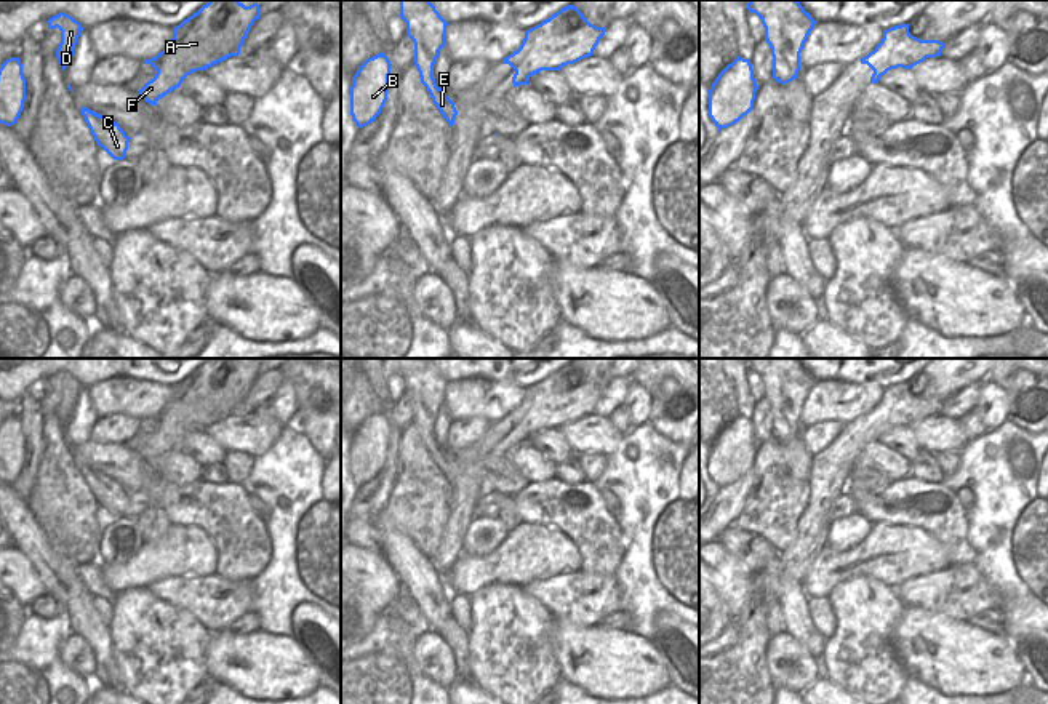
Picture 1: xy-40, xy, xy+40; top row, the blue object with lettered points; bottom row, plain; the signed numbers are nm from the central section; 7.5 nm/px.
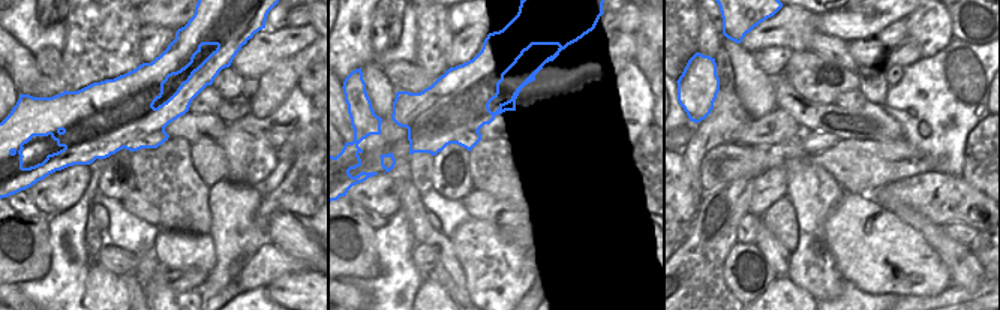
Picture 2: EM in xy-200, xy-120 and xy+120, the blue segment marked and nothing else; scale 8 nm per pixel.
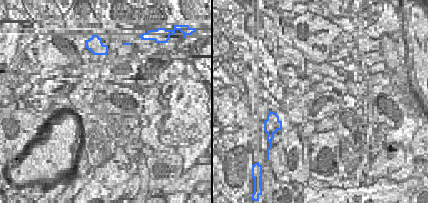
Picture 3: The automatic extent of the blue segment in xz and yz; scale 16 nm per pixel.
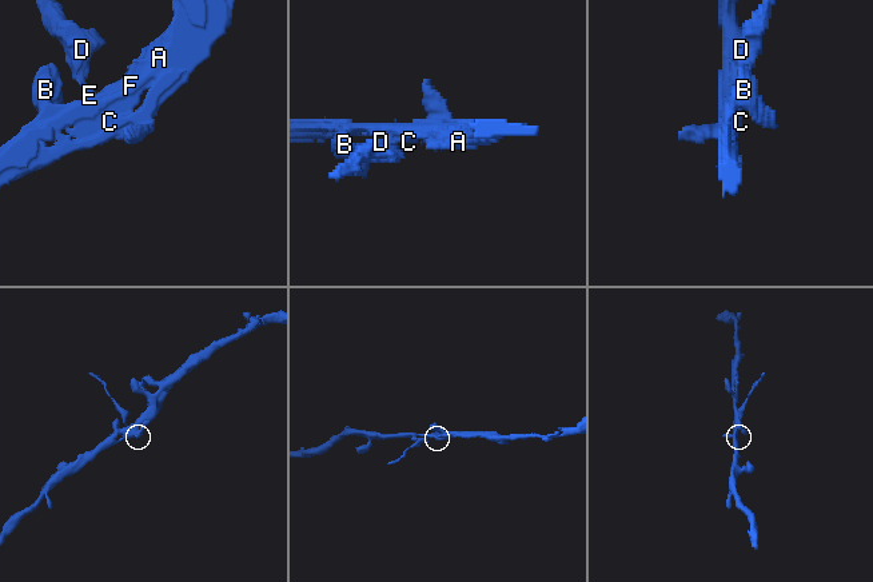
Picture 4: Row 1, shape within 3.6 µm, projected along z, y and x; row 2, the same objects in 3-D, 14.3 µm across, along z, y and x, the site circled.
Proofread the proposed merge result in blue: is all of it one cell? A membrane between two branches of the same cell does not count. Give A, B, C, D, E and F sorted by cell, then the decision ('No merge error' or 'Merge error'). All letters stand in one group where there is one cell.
Groups: A B C E F / D. Merge error.

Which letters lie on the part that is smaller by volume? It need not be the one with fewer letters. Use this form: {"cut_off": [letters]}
{"cut_off": ["D"]}

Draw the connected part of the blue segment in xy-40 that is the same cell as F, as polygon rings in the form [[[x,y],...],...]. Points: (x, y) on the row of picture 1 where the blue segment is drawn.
[[[210,0],[173,29],[173,38],[163,51],[144,61],[157,74],[139,90],[139,96],[157,106],[160,98],[179,88],[192,72],[203,72],[230,56],[238,56],[259,16],[258,3],[245,6],[238,0]]]

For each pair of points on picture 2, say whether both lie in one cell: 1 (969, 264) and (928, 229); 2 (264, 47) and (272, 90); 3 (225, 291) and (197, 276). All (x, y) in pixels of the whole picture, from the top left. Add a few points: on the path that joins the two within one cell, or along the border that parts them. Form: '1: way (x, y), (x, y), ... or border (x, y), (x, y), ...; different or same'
1: way (960, 255), (952, 253), (939, 240); same
2: border (299, 51), (276, 62), (258, 78); different
3: border (216, 261), (210, 273), (192, 289); different

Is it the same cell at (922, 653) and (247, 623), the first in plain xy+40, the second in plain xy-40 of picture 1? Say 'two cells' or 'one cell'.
two cells

